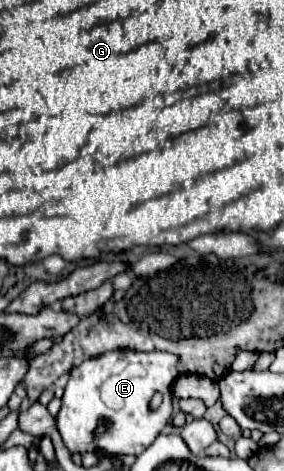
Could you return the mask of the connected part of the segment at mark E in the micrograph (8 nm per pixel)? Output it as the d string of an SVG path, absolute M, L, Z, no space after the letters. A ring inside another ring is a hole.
M122 349L122 351L104 353L100 357L92 357L92 359L84 361L82 365L78 365L76 369L72 369L70 381L64 389L62 409L60 409L60 415L56 417L56 427L62 435L62 441L68 447L68 451L84 453L84 451L98 449L106 455L120 455L120 453L140 455L144 449L148 449L148 445L152 445L152 441L158 437L162 427L168 425L173 416L171 388L172 381L178 377L176 363L178 363L178 359L174 359L166 351L144 353L144 351ZM156 391L162 393L164 401L156 411L148 411L148 403ZM100 423L104 423L108 429L102 435L96 435L96 429Z

